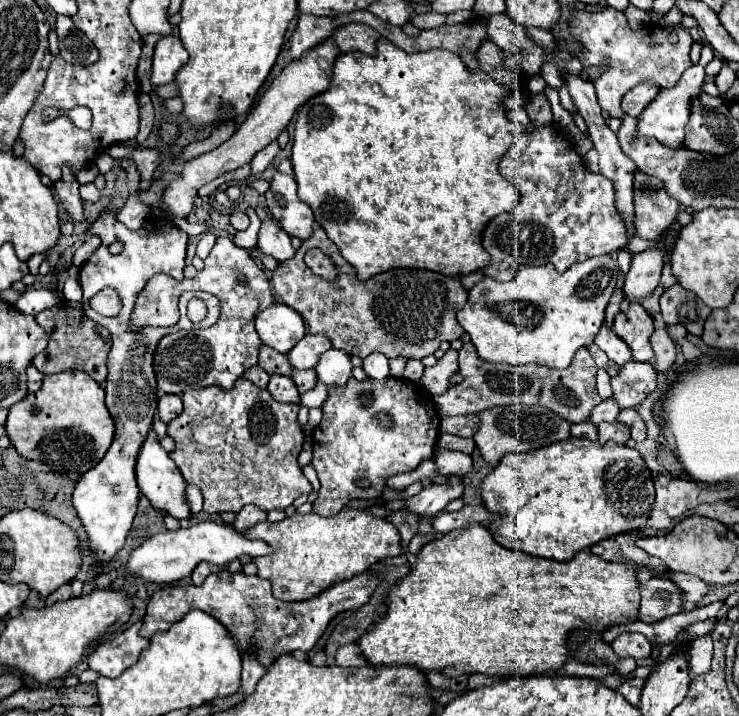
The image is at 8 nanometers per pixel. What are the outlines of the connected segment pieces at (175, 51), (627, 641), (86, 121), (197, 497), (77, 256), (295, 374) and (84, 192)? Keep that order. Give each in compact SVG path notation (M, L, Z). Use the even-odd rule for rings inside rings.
M168 34L162 36L154 46L154 62L152 62L152 76L150 82L154 86L170 84L178 68L188 62L188 54L180 42L180 38Z
M620 634L611 643L611 647L619 658L632 657L642 660L652 652L650 640L642 634Z
M77 106L68 113L72 122L82 129L89 129L92 123L91 111L83 106Z
M186 486L186 504L190 506L192 514L198 514L202 510L202 492L198 492L198 486Z
M92 236L81 247L79 247L73 255L72 264L80 267L88 260L92 252L101 245L101 240L98 236Z
M292 370L292 380L296 382L298 390L304 394L316 386L314 370Z
M90 182L90 184L80 186L80 196L82 196L82 200L86 200L86 202L100 202L102 190L98 190L98 188Z

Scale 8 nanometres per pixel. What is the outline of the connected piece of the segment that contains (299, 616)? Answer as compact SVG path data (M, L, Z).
M224 570L210 574L202 586L172 586L168 590L154 592L148 602L140 634L144 638L152 638L156 632L166 632L172 624L180 622L190 608L198 608L226 626L230 636L236 640L240 656L252 656L268 668L282 654L292 654L296 650L308 652L320 640L328 622L342 610L356 610L366 604L376 584L378 580L364 572L350 580L332 584L330 590L324 590L310 600L290 604L272 596L270 582L258 576L244 576L242 572L232 574Z

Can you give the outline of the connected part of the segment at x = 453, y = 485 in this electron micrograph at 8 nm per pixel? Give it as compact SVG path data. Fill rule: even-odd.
M452 476L448 484L432 484L422 488L416 496L404 498L404 508L422 518L434 518L448 506L450 500L462 496L462 480Z

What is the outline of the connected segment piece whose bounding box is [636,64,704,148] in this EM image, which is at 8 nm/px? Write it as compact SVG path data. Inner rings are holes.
M700 64L690 66L682 78L678 80L678 84L670 90L662 90L656 100L646 106L646 110L638 116L638 124L636 124L636 134L638 136L652 136L658 142L662 142L664 146L670 148L680 148L682 146L682 138L684 138L684 126L688 122L688 108L690 108L690 98L696 98L702 92L702 82L704 82L704 68Z

